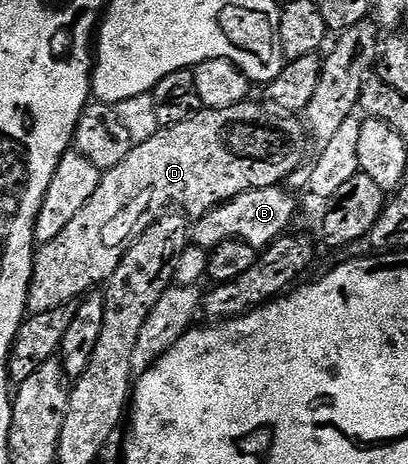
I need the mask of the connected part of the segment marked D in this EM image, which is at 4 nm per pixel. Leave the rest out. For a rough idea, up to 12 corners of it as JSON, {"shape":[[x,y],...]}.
{"shape":[[254,99],[132,144],[39,245],[27,308],[110,281],[188,218],[304,164],[300,118]]}

